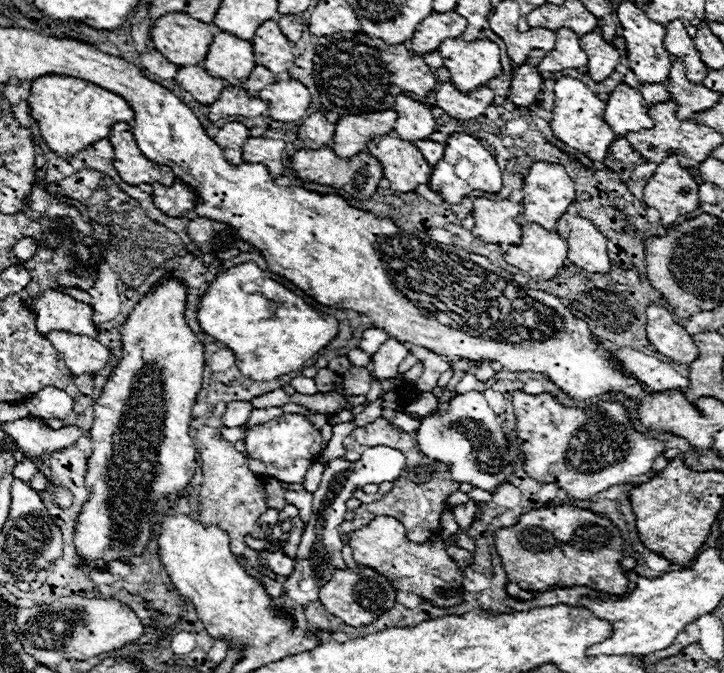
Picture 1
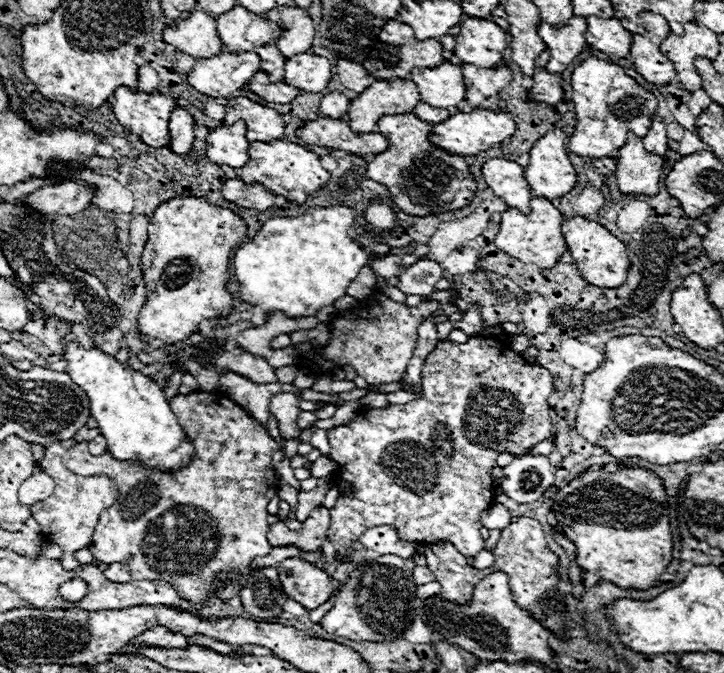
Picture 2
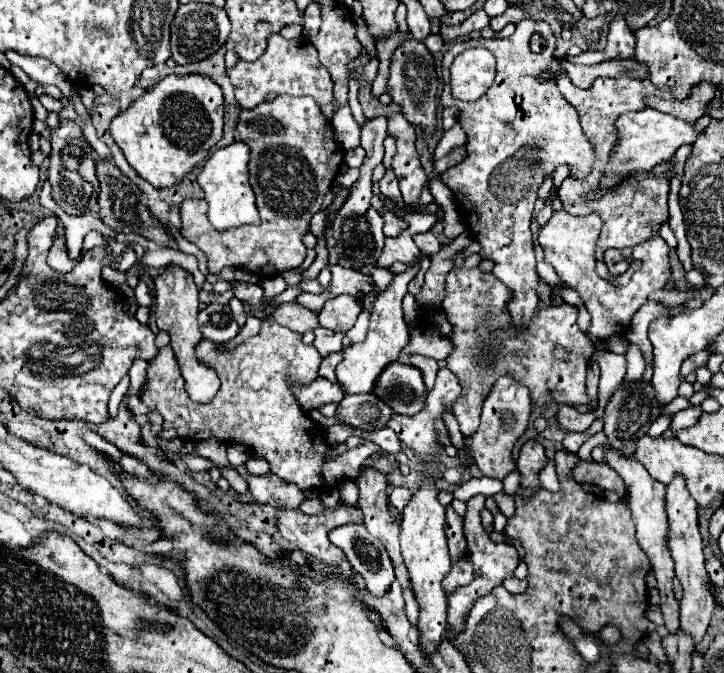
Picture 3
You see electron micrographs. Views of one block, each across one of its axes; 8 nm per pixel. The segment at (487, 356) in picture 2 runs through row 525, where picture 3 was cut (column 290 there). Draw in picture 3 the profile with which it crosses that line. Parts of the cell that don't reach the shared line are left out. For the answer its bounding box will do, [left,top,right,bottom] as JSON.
[140,320,386,492]

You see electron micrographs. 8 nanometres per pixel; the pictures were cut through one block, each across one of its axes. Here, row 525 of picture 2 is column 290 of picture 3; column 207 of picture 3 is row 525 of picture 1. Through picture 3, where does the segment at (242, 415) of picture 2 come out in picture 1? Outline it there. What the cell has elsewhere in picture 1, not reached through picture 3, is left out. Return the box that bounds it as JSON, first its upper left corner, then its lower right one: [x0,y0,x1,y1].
[196,426,272,556]

